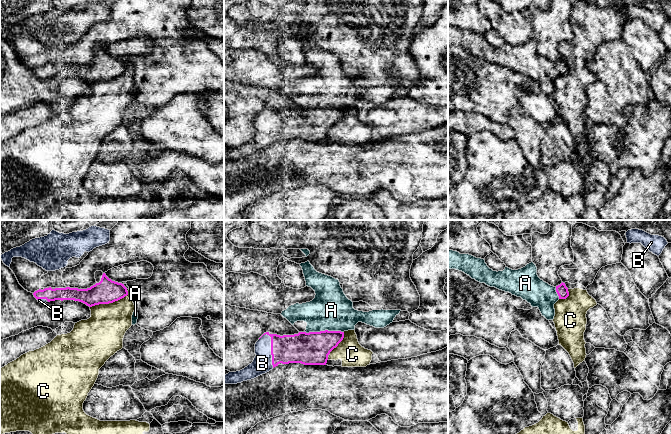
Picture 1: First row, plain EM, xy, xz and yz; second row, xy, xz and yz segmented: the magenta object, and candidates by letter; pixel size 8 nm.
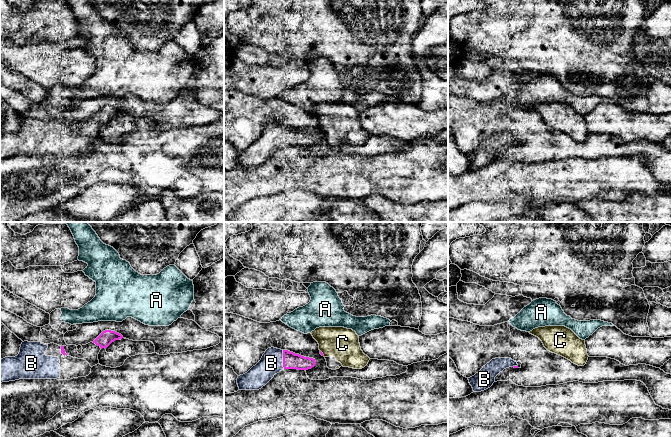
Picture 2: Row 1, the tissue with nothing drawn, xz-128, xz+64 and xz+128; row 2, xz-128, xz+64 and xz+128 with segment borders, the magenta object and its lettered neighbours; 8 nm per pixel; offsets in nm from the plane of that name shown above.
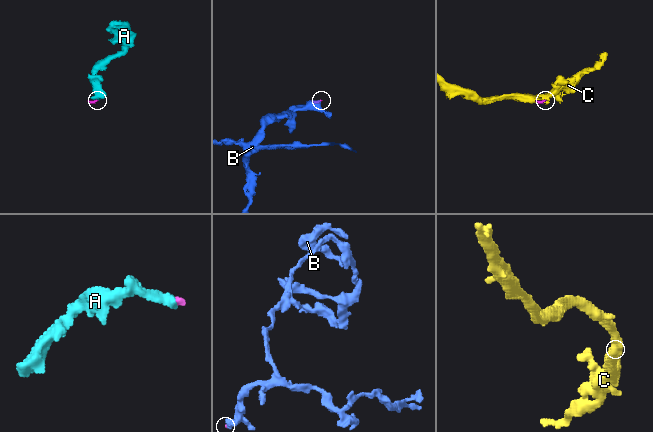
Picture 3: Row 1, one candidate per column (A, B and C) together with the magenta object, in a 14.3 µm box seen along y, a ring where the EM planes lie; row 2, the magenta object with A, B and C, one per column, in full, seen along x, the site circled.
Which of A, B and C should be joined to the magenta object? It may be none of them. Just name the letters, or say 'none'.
A, B

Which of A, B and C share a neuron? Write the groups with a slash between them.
A B / C

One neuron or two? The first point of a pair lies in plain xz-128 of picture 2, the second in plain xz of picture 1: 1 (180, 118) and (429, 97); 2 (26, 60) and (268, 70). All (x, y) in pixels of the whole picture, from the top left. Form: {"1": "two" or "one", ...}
{"1": "two", "2": "one"}

